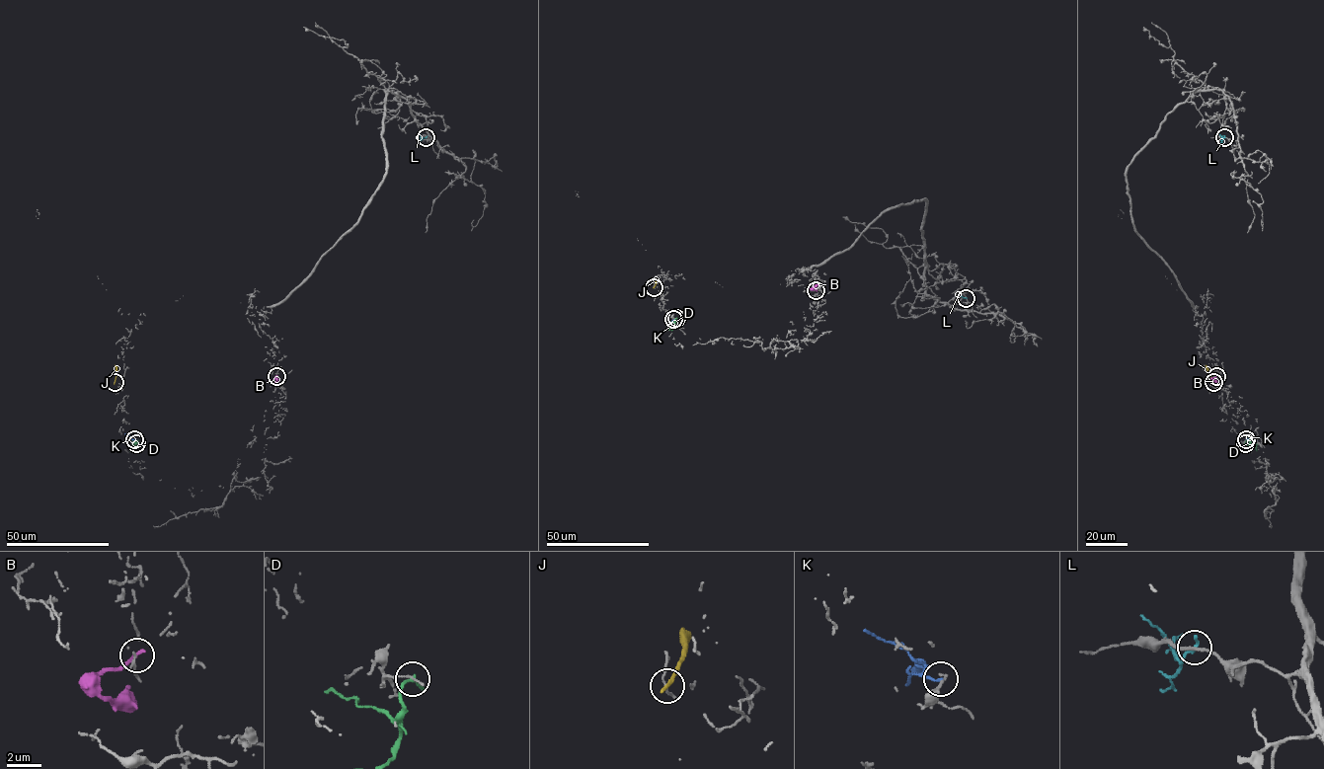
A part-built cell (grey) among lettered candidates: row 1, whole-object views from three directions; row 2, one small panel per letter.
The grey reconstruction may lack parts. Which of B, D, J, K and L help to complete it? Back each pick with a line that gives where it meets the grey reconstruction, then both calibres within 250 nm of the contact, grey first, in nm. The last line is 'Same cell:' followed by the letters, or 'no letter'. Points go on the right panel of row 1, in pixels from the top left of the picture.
Same cell: no letter

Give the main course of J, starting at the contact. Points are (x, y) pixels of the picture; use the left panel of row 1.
J: (114, 382), (115, 365)

